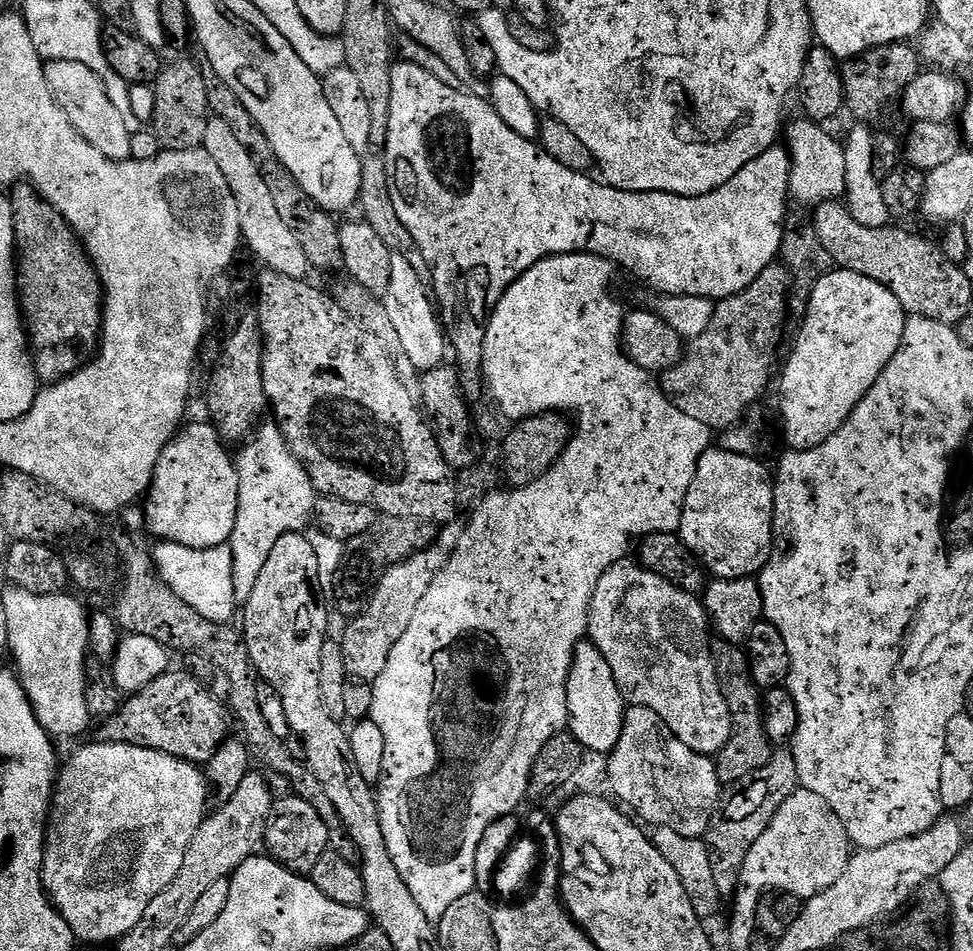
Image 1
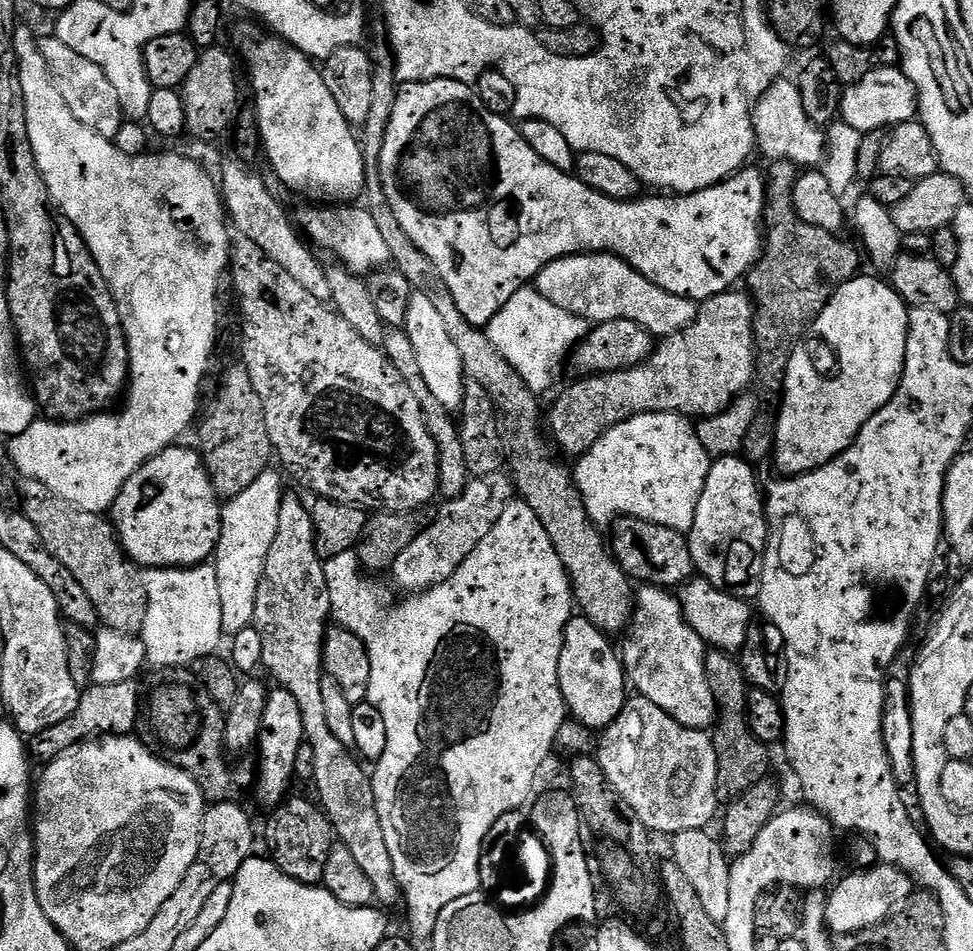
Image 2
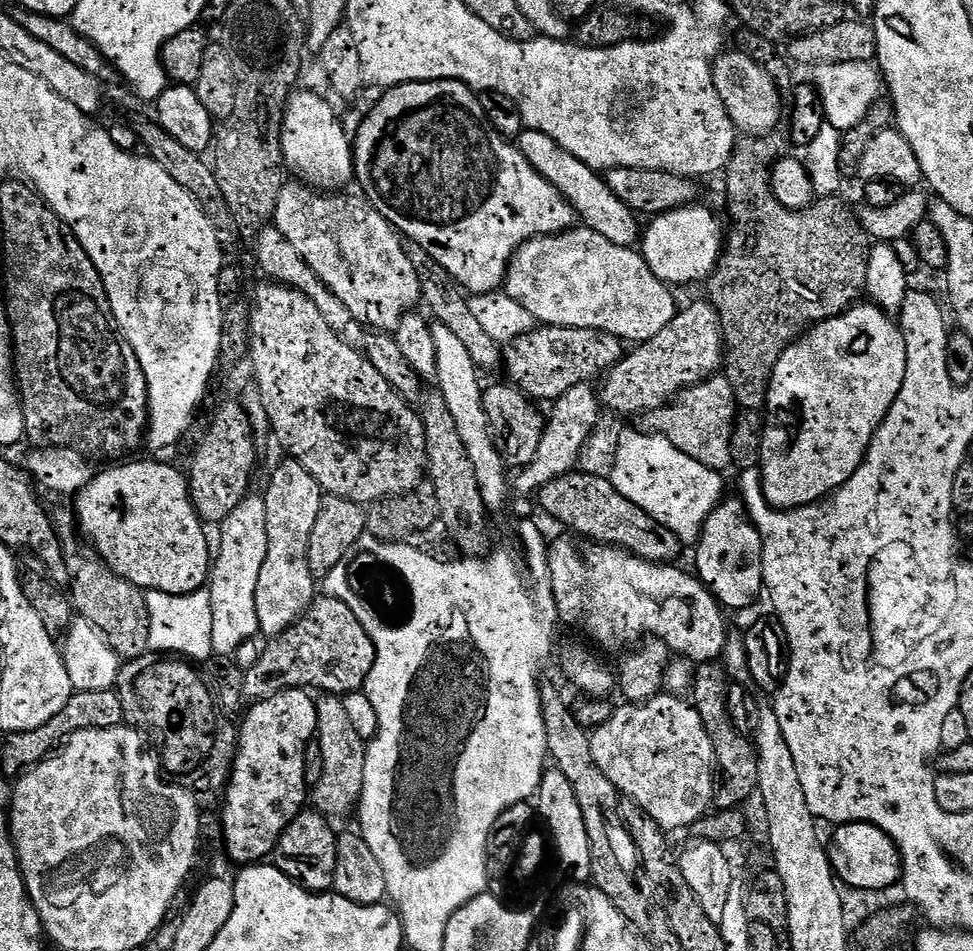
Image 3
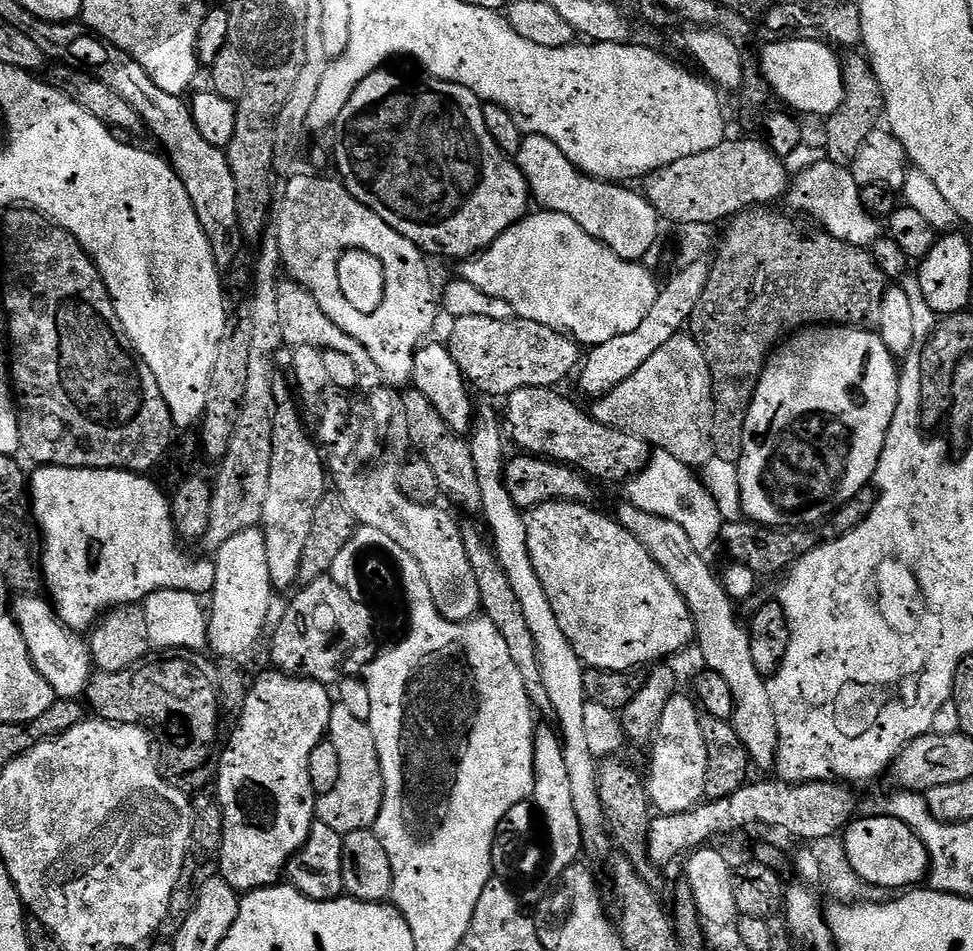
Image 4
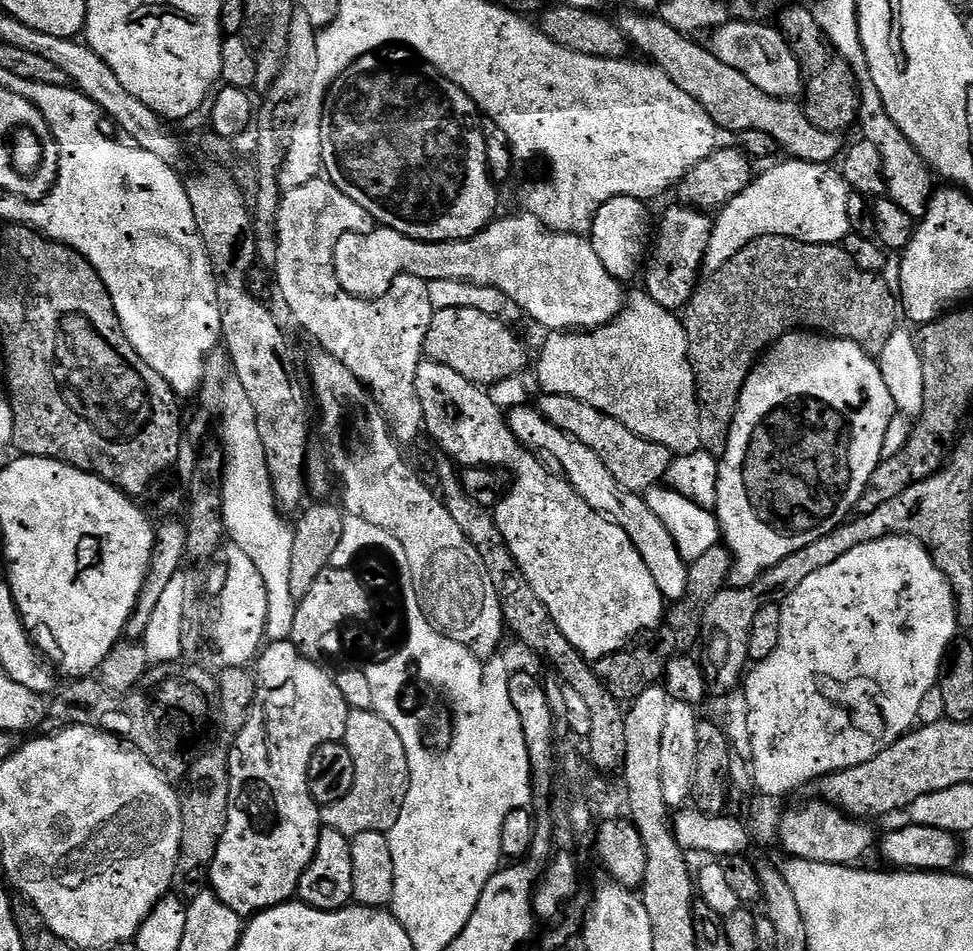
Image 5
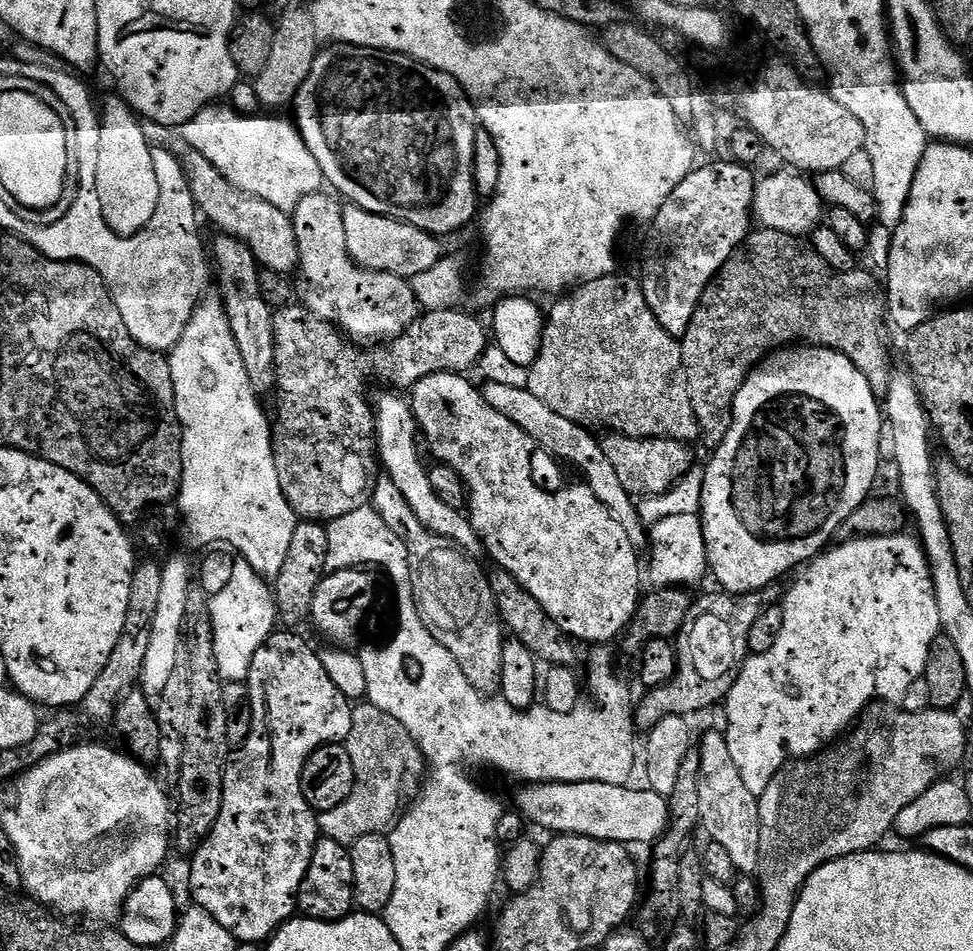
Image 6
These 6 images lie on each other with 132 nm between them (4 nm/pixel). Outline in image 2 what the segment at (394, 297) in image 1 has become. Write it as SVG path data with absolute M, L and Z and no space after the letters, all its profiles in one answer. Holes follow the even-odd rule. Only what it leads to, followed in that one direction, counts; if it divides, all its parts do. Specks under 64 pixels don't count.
M413 291L410 302L406 306L406 318L402 327L410 338L411 345L414 346L414 354L418 357L418 366L422 370L422 378L426 381L430 394L434 394L434 398L442 402L442 406L449 414L459 413L464 401L466 379L462 354L458 354L442 317L439 316L437 308L430 303L430 298L426 298L426 294Z

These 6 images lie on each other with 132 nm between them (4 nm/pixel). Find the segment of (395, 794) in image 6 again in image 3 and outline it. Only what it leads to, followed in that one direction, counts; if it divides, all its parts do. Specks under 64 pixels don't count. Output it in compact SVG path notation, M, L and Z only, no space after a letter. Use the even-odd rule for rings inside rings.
M324 694L316 700L315 739L321 746L322 778L311 789L310 804L315 811L329 818L348 816L357 811L360 796L364 793L366 770L366 742L358 738L350 717L346 714L343 699L336 694Z

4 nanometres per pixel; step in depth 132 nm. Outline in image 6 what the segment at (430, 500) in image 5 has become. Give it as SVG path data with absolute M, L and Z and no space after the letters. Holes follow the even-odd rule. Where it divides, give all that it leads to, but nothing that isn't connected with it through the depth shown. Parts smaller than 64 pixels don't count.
M386 474L375 481L370 504L409 551L413 598L426 630L430 630L436 641L454 654L454 662L462 666L462 674L466 674L466 682L470 682L474 690L495 693L502 682L506 629L500 623L500 611L496 608L488 572L480 569L481 561L469 556L454 542L428 532L426 526L418 522L414 510L410 510L410 502L402 498L402 490L398 490Z

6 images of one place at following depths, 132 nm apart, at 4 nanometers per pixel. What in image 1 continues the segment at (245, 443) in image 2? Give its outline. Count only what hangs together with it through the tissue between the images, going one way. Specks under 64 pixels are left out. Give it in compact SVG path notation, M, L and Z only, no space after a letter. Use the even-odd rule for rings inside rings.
M252 310L245 312L242 322L227 335L224 353L212 372L208 408L212 411L211 423L221 440L239 445L257 431L262 420L260 415L269 407L268 395L264 392L264 329L260 327L259 315Z

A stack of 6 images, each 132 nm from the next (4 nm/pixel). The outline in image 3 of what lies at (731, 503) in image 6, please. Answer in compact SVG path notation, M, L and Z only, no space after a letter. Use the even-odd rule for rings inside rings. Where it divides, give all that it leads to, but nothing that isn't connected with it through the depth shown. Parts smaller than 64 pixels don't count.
M871 302L857 303L842 315L822 321L821 324L815 325L803 333L796 343L791 344L782 354L782 358L778 358L778 366L774 366L772 378L768 382L768 394L766 397L766 413L768 412L768 417L764 420L764 433L760 436L760 461L758 461L758 467L762 473L764 497L769 504L781 510L804 508L808 504L817 503L837 492L858 470L858 466L864 460L874 434L883 424L894 398L898 398L905 378L906 342L904 341L904 335L900 333L899 323L884 309L876 307Z

